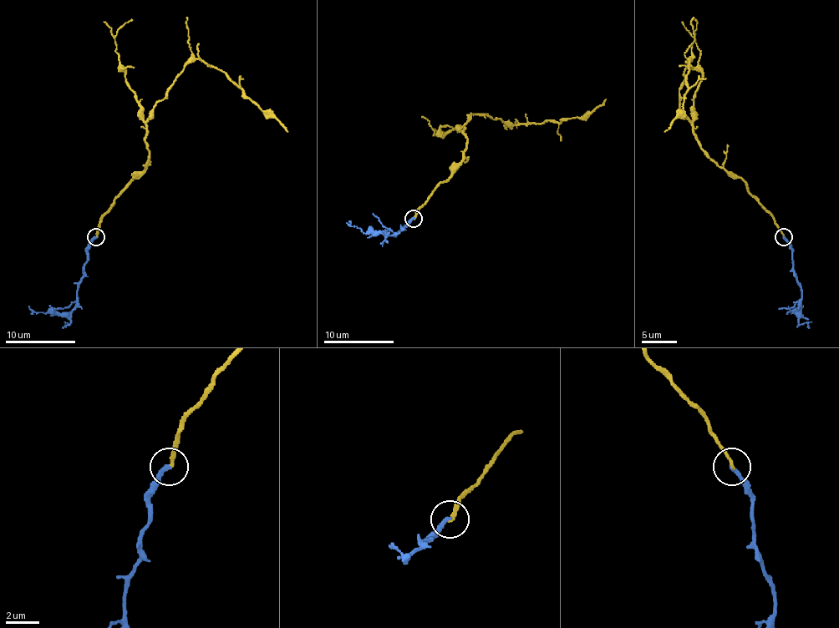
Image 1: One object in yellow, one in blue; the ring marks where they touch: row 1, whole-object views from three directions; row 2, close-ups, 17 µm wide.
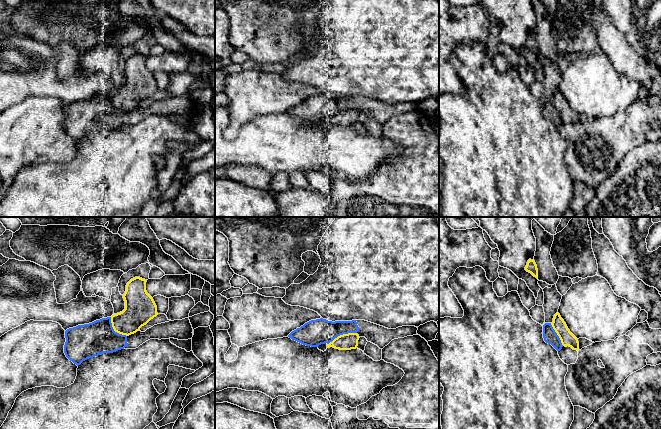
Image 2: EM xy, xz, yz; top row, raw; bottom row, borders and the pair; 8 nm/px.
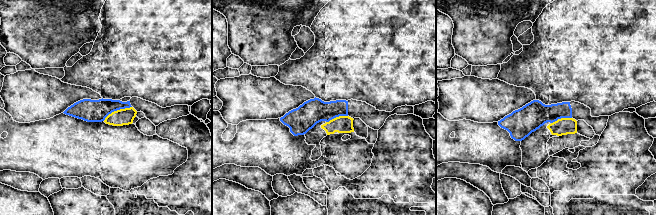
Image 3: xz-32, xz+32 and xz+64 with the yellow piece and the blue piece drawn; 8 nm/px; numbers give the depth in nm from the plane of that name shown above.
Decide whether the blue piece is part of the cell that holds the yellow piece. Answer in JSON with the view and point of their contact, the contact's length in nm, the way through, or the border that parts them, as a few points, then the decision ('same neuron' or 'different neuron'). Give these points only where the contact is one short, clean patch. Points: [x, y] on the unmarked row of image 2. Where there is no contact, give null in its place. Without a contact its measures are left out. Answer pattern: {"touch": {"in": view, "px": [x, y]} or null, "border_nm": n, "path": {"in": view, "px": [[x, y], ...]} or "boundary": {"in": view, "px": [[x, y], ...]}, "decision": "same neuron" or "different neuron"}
{"touch": {"in": "xz", "px": [343, 110]}, "border_nm": 260, "decision": "different neuron"}

